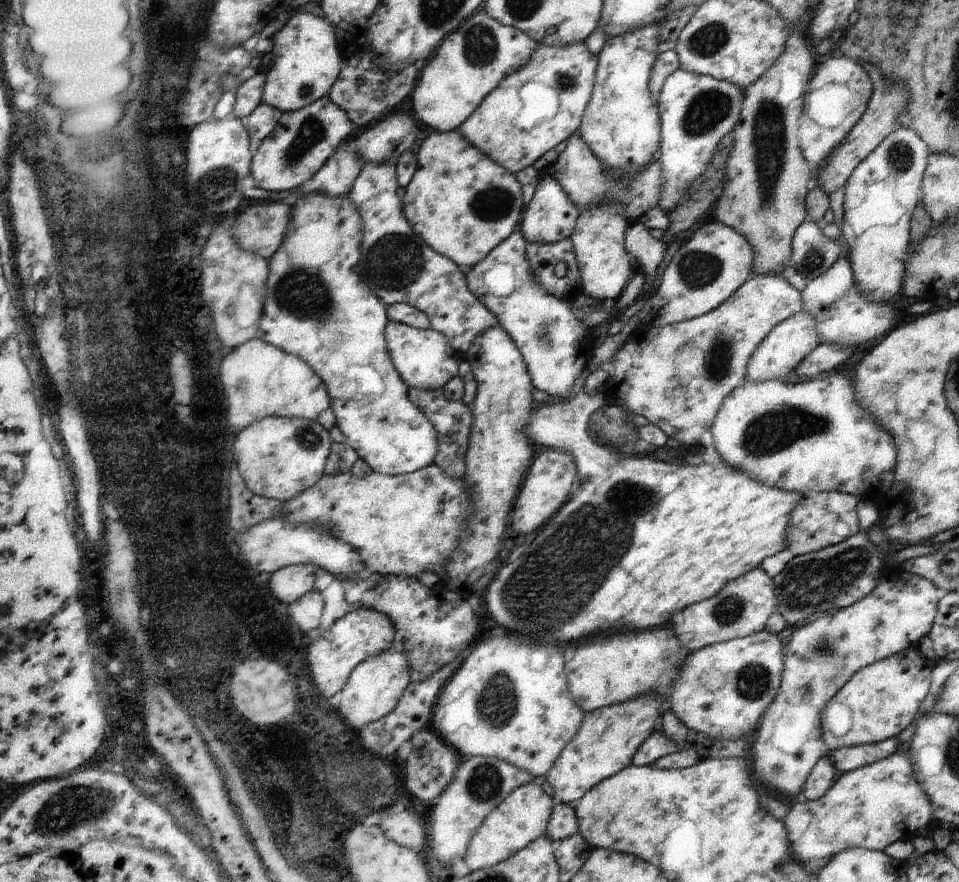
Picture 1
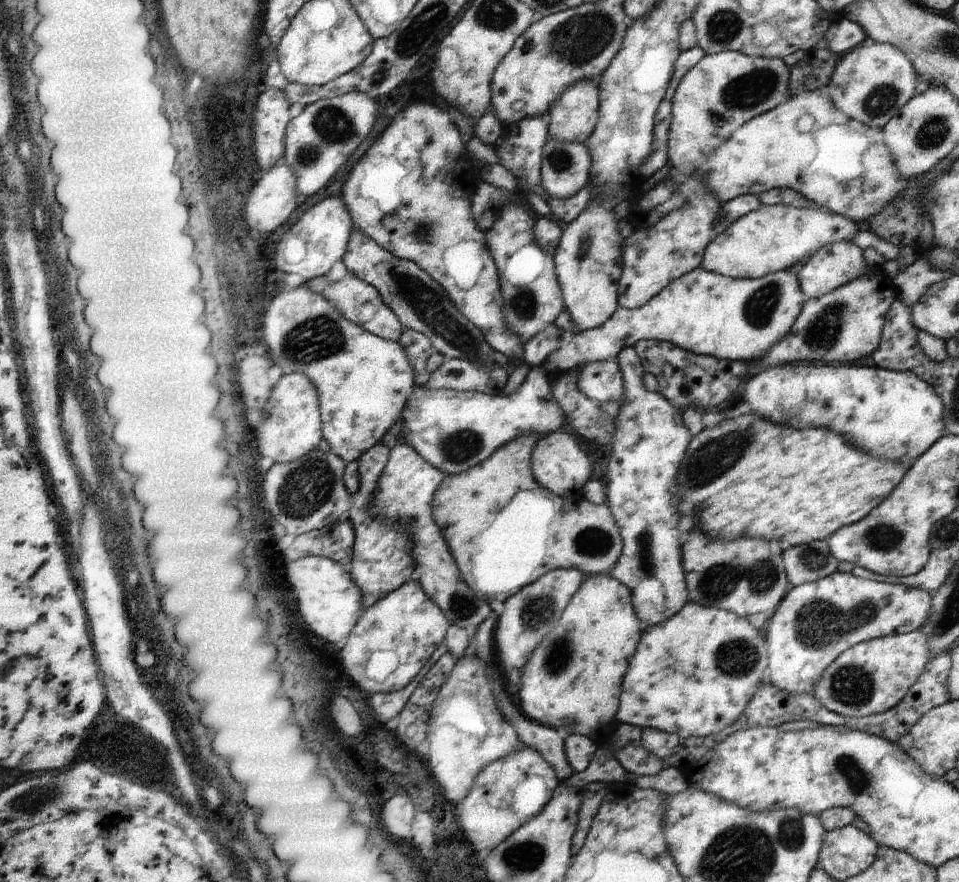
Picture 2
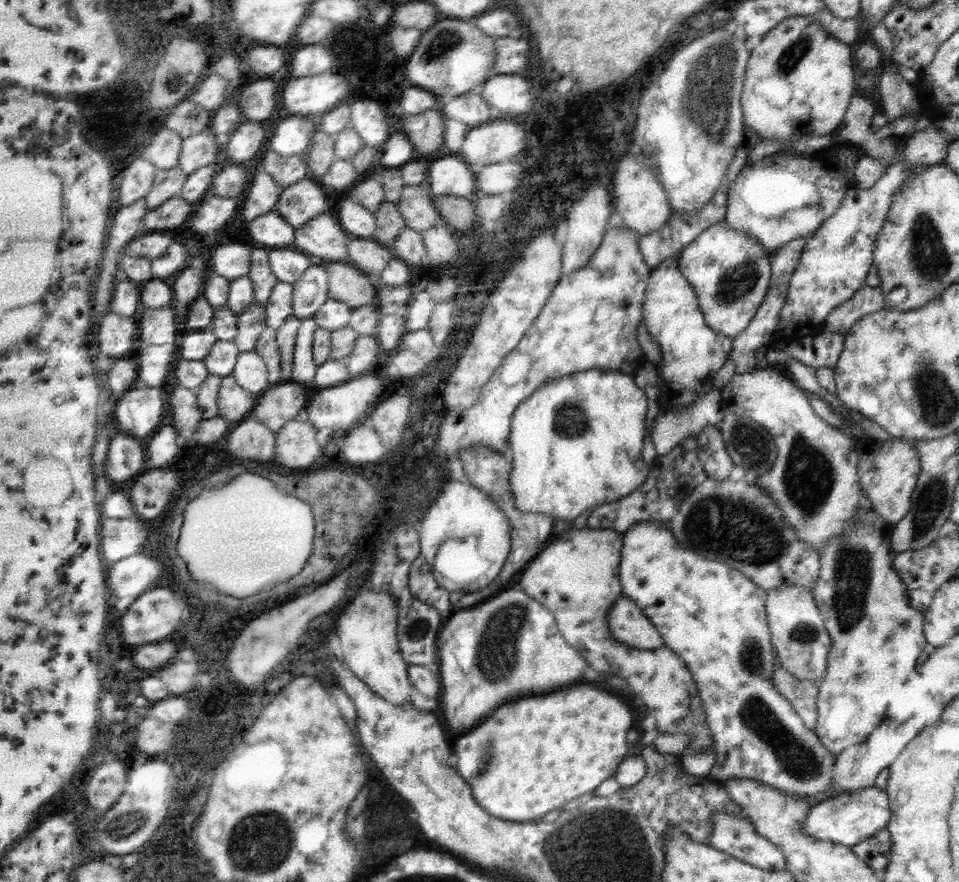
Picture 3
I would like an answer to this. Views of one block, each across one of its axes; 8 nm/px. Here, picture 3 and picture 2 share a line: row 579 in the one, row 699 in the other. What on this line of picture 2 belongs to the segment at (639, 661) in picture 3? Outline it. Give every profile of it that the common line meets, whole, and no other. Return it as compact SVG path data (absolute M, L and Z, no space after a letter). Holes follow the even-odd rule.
M609 574L586 577L556 627L548 632L540 646L532 652L517 680L520 685L519 709L528 718L553 727L564 735L583 735L596 743L598 748L610 743L610 737L618 724L615 717L619 708L621 685L643 632L632 598L632 592ZM610 600L612 616L604 612L604 606L608 606Z

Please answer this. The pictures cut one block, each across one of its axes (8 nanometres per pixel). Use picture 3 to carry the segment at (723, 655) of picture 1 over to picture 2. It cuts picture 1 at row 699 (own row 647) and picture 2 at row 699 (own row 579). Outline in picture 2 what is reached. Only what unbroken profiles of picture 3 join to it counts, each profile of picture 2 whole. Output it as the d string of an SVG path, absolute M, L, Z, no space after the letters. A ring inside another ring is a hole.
M689 601L676 615L643 630L624 676L616 714L617 723L676 734L682 739L706 737L722 731L744 713L756 688L766 679L767 643L746 617Z

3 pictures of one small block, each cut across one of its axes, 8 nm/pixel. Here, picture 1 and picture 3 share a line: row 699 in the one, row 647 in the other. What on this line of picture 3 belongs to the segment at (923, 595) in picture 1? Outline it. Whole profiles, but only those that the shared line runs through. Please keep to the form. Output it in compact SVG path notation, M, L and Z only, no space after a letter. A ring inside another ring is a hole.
M782 586L767 594L765 610L778 666L800 680L820 682L828 668L832 639L813 592L802 586Z

